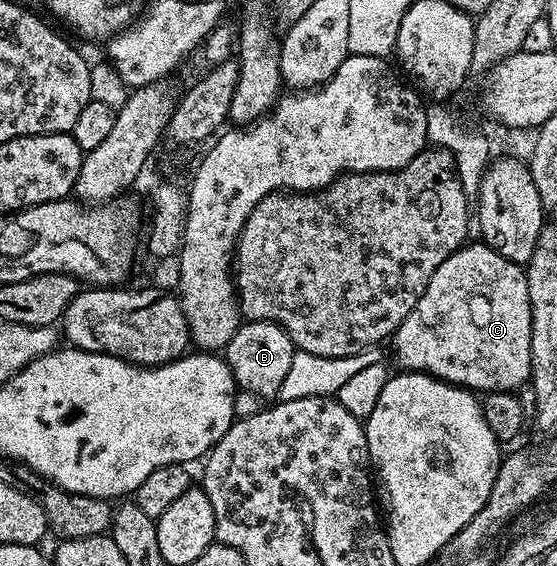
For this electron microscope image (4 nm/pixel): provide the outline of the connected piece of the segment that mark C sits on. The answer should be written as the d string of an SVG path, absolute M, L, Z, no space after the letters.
M485 242L467 243L458 248L436 266L436 274L428 278L428 286L424 294L420 294L420 302L400 322L400 326L395 330L392 337L394 344L394 356L398 359L398 368L408 372L425 372L427 376L434 376L437 380L444 380L447 384L456 384L459 388L468 388L478 394L488 392L514 392L518 387L525 385L530 378L530 335L532 334L532 318L530 317L530 299L528 298L528 282L523 265L514 264L508 258L496 254Z

